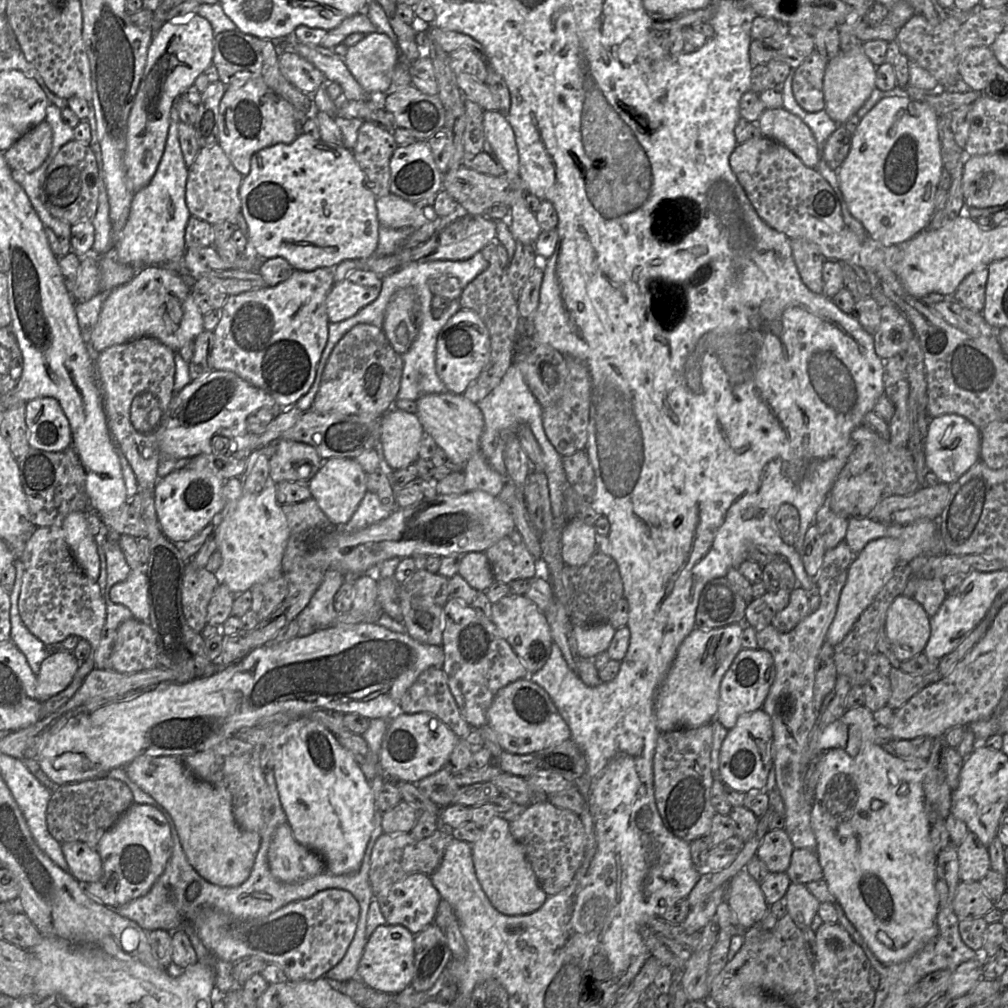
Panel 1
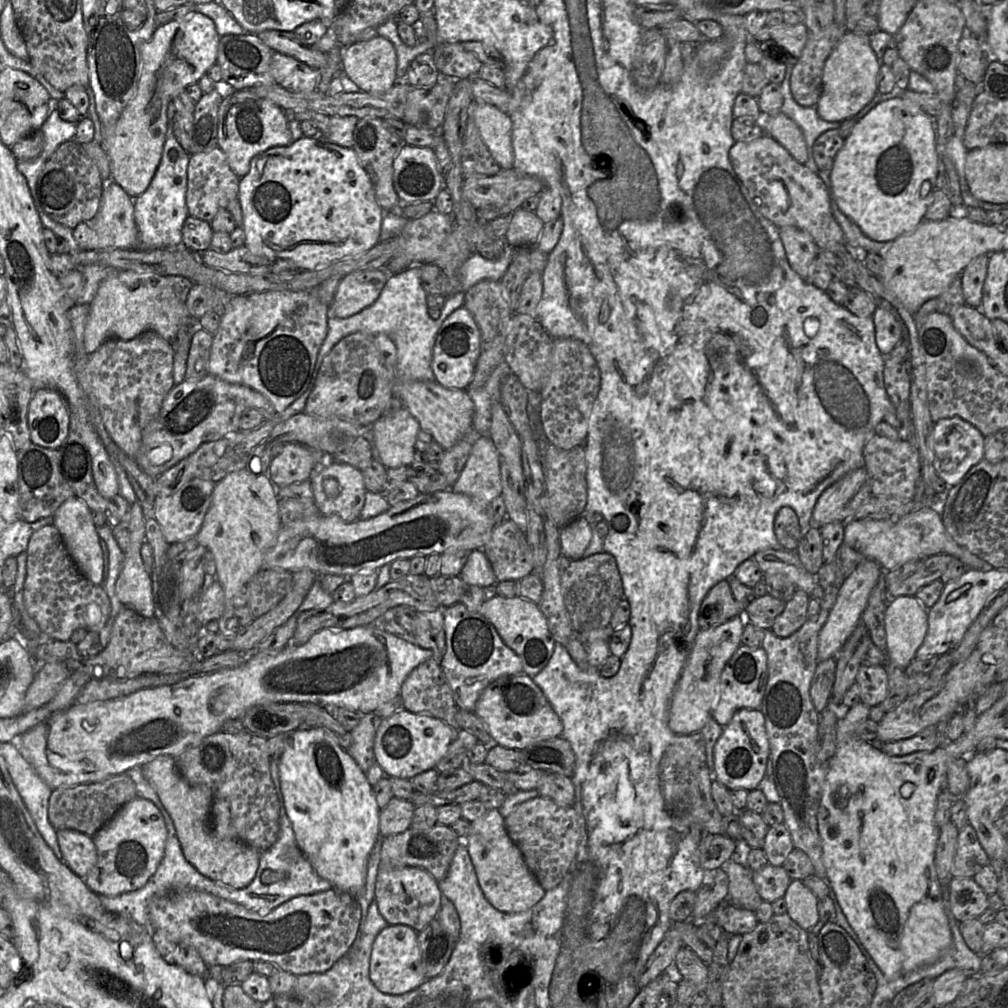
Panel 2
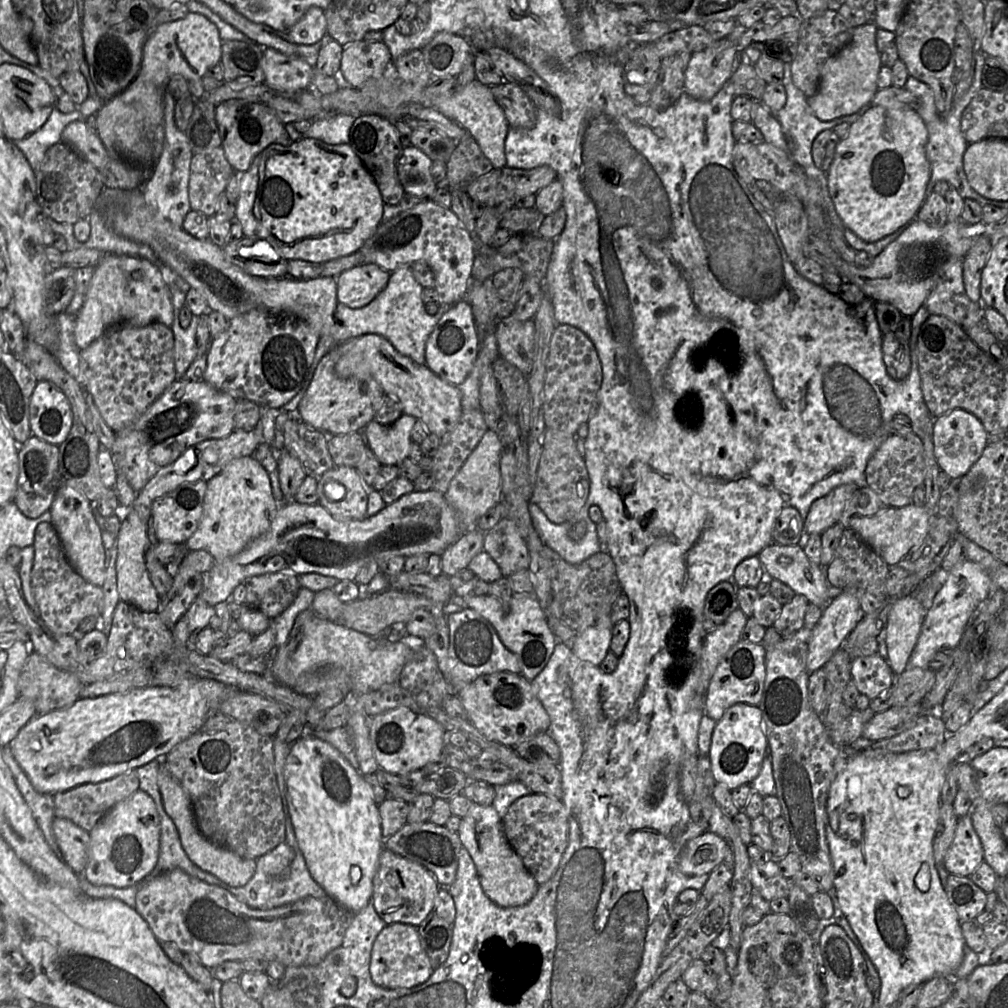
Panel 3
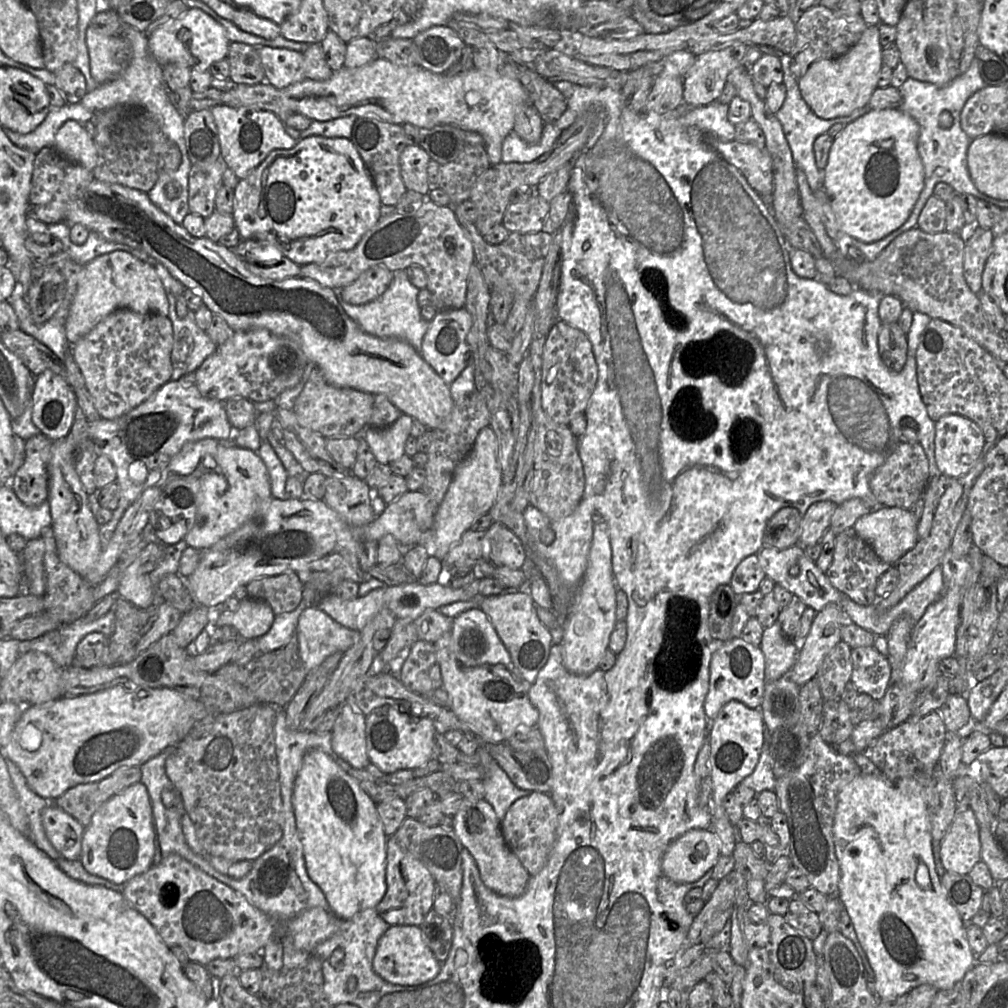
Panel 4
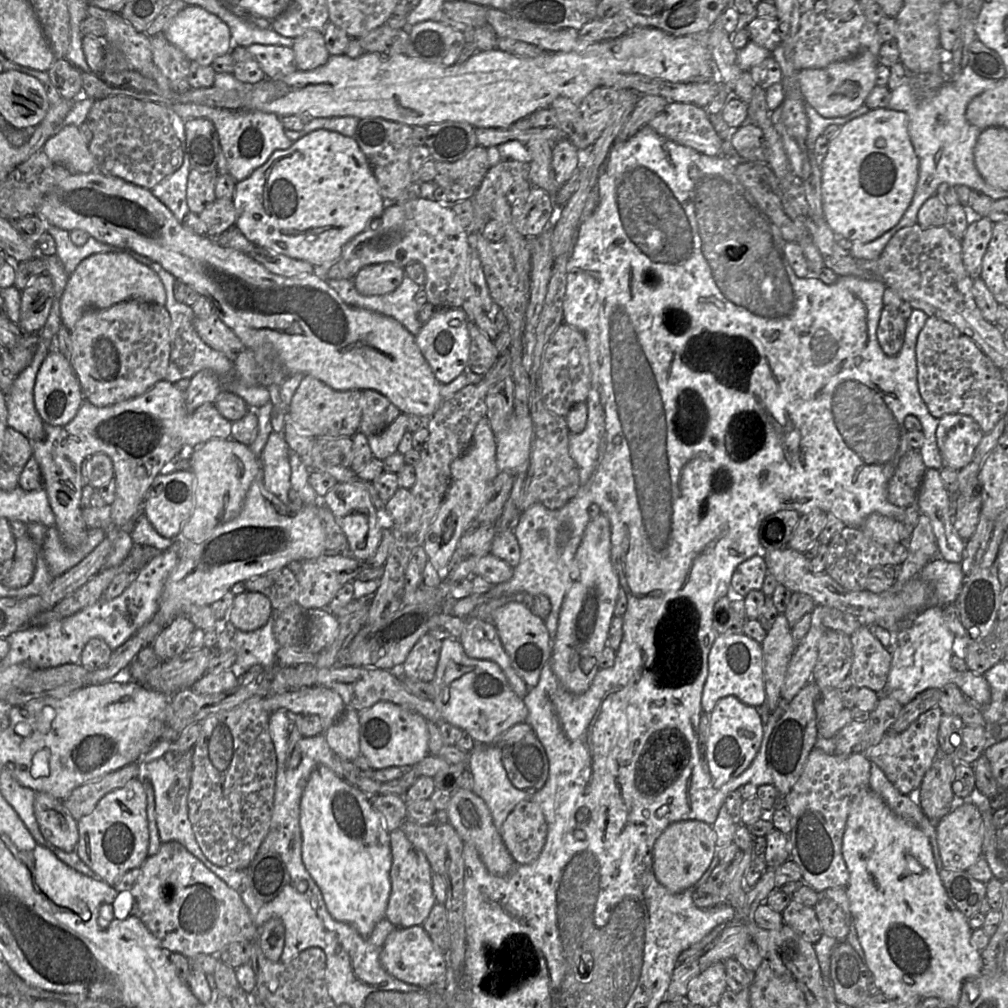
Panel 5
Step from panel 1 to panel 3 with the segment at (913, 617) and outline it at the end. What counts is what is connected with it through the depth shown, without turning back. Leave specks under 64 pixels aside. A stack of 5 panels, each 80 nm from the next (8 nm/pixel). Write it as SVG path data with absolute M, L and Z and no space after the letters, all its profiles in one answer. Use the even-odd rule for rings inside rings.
M913 594L897 598L889 611L883 637L888 651L888 664L895 676L910 667L911 654L926 612Z

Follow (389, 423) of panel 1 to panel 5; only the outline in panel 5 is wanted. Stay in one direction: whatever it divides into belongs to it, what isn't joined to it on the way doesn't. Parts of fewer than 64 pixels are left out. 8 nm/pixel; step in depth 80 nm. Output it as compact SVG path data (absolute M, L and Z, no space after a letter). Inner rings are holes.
M401 413L384 430L366 436L373 456L379 460L384 460L397 452L398 445L405 434L408 426L408 415Z

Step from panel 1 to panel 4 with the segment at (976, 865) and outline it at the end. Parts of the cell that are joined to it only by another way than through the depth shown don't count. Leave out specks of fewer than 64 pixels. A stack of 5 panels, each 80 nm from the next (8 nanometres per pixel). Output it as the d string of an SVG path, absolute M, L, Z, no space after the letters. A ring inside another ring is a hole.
M958 809L940 842L940 858L946 871L966 875L981 860L979 824L974 811Z

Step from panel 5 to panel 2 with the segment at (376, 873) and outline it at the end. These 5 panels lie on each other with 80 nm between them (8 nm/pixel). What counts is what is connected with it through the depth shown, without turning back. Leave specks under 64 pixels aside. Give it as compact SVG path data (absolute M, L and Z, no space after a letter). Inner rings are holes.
M321 728L292 732L279 757L278 768L280 791L298 848L317 874L329 881L333 888L355 896L364 886L368 858L380 834L380 808L364 772L336 738Z

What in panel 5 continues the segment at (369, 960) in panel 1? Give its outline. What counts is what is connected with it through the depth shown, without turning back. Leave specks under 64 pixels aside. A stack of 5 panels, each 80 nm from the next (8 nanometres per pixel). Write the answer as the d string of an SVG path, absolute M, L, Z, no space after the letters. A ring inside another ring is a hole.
M422 925L395 927L387 936L380 954L383 968L400 981L411 985L428 986L442 978L448 968L449 954L441 953Z

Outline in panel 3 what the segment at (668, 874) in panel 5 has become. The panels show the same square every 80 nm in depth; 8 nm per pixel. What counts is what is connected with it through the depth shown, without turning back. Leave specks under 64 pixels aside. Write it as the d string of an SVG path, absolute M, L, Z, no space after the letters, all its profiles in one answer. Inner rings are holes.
M705 831L686 843L678 857L678 868L687 876L710 874L724 862L727 846L724 838Z

